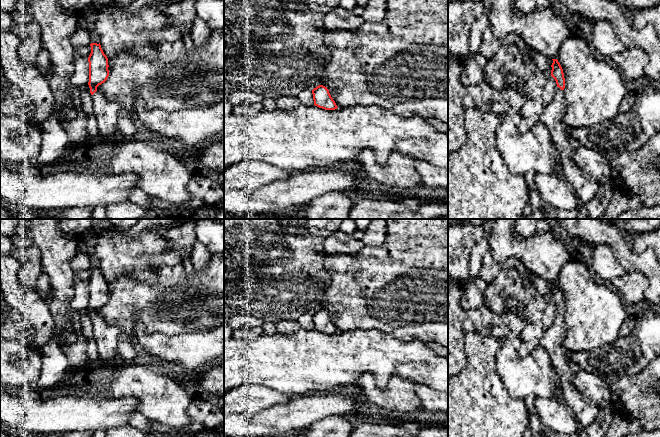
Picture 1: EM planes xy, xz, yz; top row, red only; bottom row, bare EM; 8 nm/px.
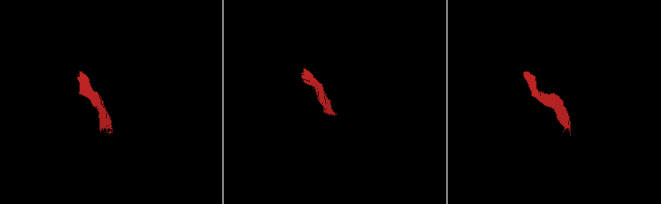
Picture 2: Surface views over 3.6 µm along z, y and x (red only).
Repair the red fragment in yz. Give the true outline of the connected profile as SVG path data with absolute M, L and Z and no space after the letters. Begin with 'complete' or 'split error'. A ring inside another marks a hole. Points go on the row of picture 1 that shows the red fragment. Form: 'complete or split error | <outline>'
split error | M552 59L551 76L555 79L557 88L552 101L546 106L540 116L540 123L544 124L552 138L553 146L560 155L562 177L567 180L576 191L581 204L589 202L598 192L600 183L594 177L586 174L573 160L573 148L566 134L563 123L565 115L564 88L565 78L563 69L557 59Z

